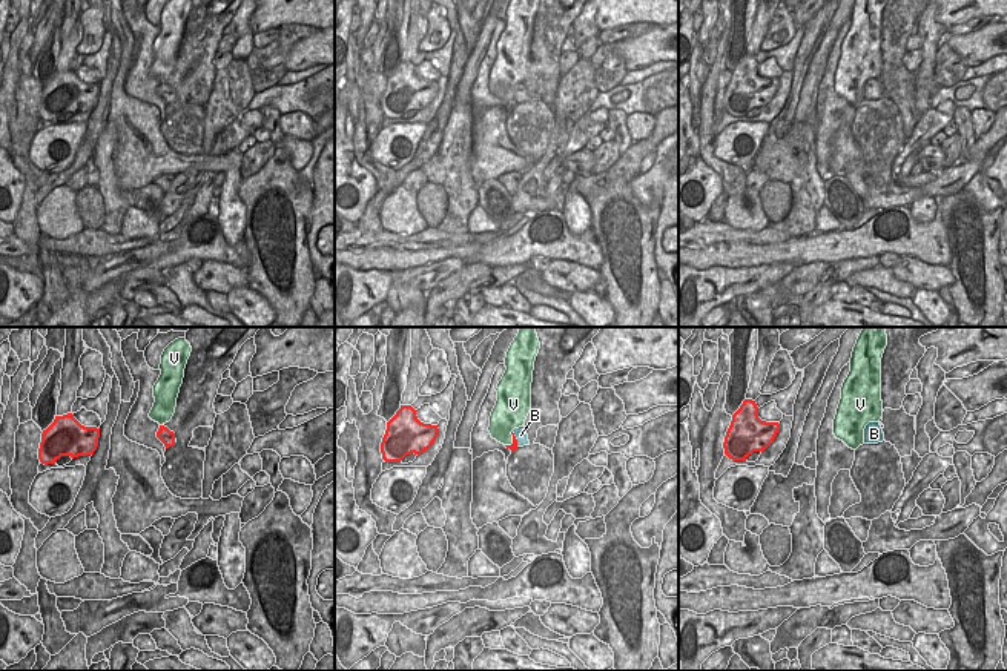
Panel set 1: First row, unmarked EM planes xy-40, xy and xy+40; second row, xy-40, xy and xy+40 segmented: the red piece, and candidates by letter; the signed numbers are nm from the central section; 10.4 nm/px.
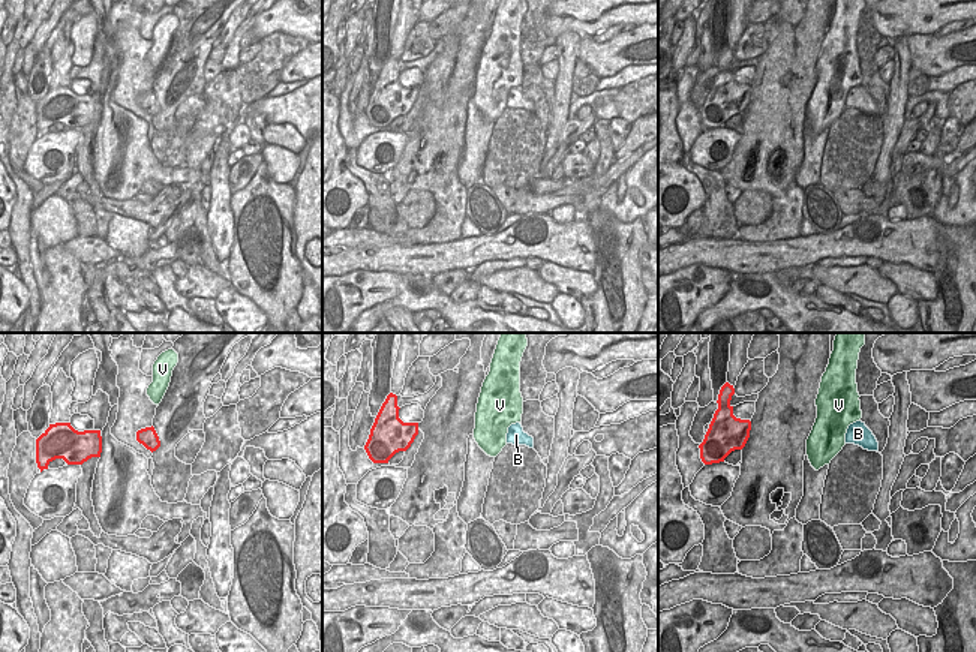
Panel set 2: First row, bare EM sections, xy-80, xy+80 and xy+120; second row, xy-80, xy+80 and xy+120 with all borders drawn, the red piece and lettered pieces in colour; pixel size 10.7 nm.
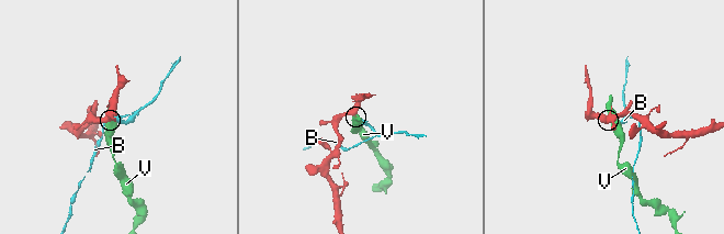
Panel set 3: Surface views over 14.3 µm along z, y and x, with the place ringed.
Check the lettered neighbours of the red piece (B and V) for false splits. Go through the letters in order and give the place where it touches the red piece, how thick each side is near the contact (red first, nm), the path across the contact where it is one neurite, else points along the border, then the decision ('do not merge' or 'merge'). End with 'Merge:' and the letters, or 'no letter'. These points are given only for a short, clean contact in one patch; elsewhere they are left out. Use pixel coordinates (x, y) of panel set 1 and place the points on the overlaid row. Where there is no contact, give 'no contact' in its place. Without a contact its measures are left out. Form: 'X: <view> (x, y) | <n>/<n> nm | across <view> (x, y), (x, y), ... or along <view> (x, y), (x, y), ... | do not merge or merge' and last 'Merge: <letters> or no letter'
B: xy (516, 439) | 70/130 nm | along xy (511, 432), (518, 446) | do not merge
V: xy (513, 439) | 70/300 nm | along xy (511, 430), (511, 442), (505, 446) | do not merge
Merge: no letter

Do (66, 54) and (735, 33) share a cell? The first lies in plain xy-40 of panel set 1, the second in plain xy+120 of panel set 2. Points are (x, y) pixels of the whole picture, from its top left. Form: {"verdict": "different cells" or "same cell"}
{"verdict": "same cell"}

